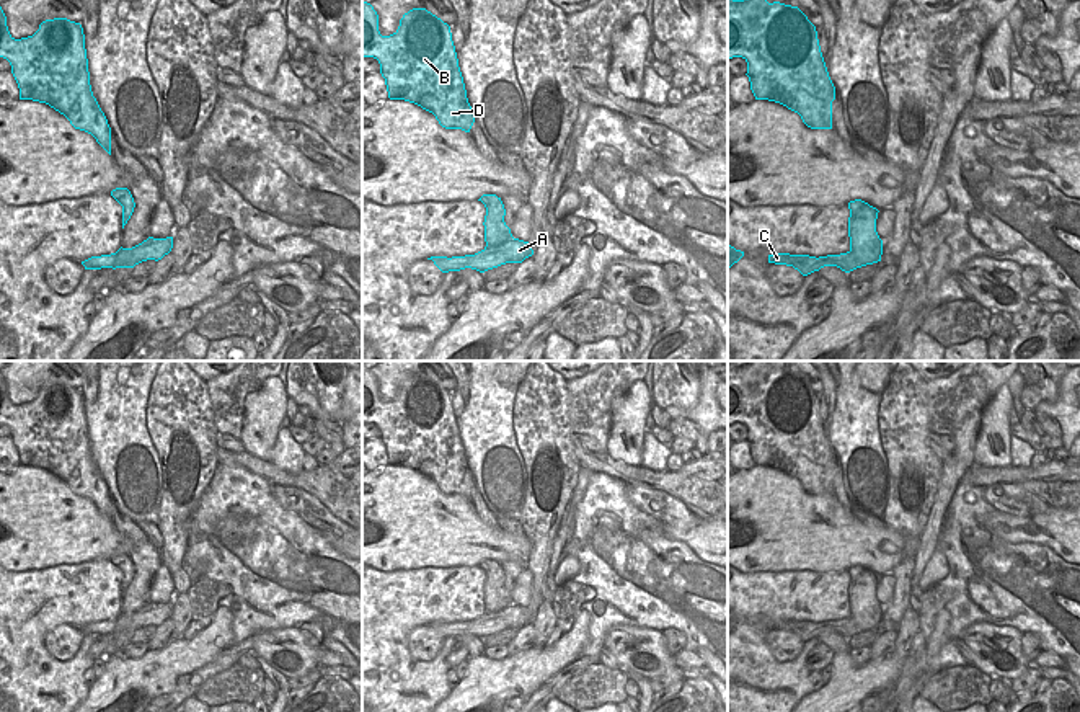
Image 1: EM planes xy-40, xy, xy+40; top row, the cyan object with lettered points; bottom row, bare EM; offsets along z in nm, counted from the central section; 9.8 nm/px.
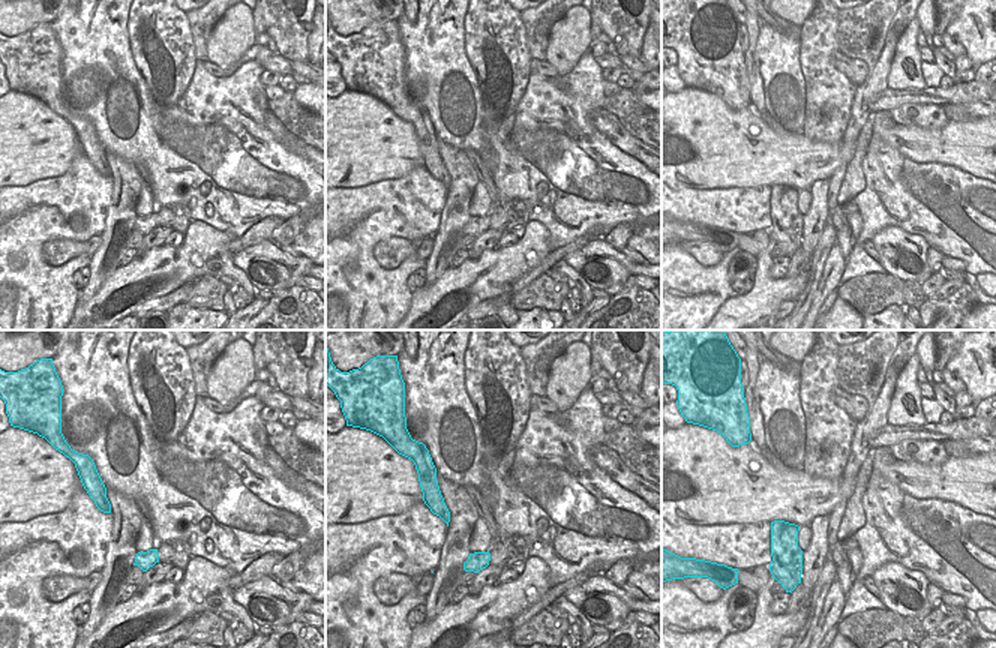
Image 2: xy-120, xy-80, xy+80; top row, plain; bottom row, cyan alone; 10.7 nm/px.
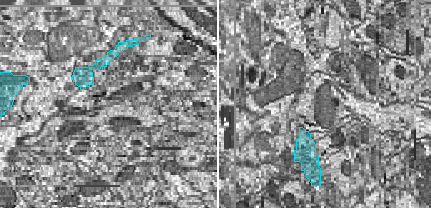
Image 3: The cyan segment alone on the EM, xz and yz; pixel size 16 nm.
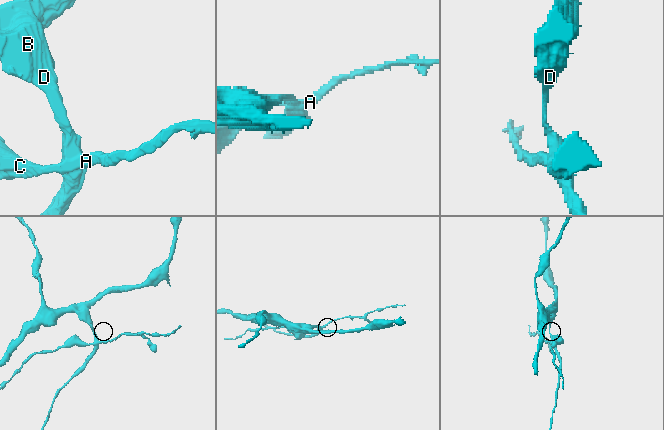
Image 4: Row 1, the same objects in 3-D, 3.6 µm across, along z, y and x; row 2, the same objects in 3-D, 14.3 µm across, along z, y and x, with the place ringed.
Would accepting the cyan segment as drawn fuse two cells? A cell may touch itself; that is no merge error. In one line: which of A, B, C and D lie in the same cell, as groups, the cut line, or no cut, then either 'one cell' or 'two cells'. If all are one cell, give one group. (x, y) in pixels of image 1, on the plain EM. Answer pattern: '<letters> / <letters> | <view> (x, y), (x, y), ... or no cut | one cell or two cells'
A C / B D | xy+40 (881, 608), (857, 619), (850, 616) | two cells

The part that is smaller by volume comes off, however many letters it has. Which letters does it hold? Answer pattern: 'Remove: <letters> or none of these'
Remove: A, C

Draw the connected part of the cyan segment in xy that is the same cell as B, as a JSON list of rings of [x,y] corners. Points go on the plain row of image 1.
[[[362,366],[362,425],[374,423],[380,429],[390,465],[405,465],[432,478],[445,495],[470,498],[475,478],[468,469],[458,433],[450,392],[426,374],[413,374],[403,380],[398,395],[390,402],[378,397],[378,380]]]

